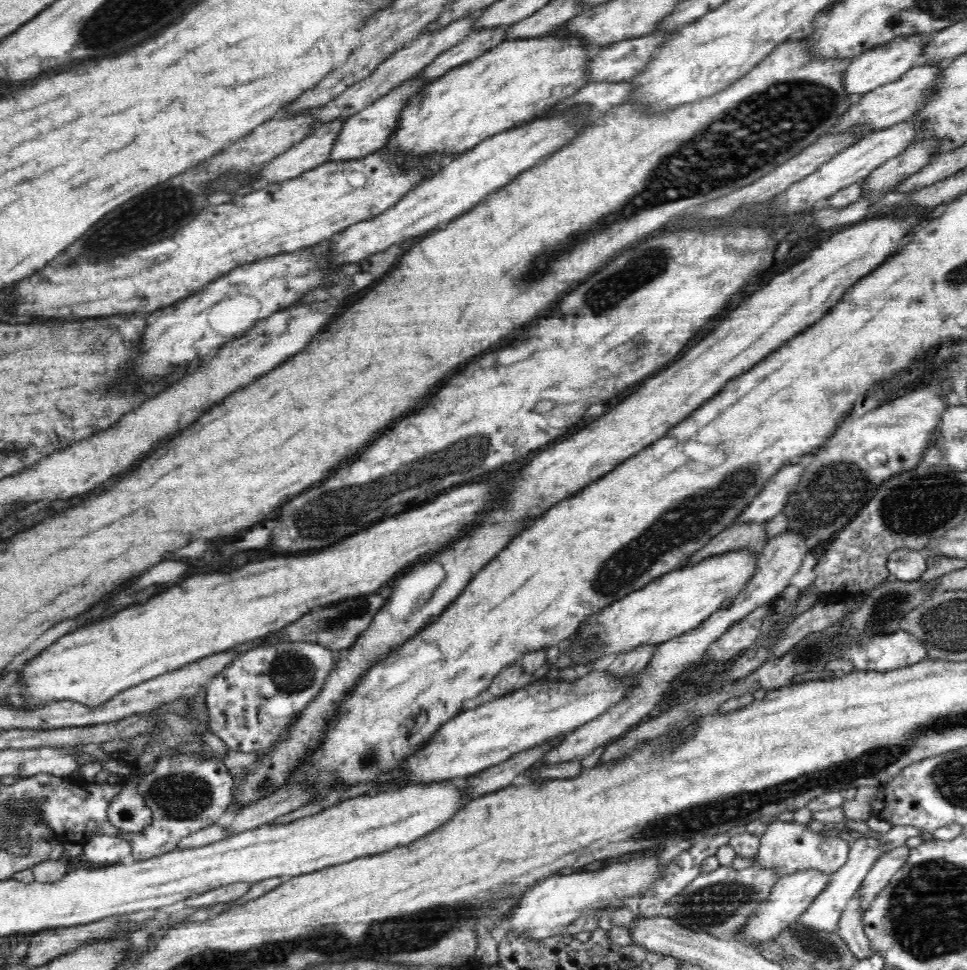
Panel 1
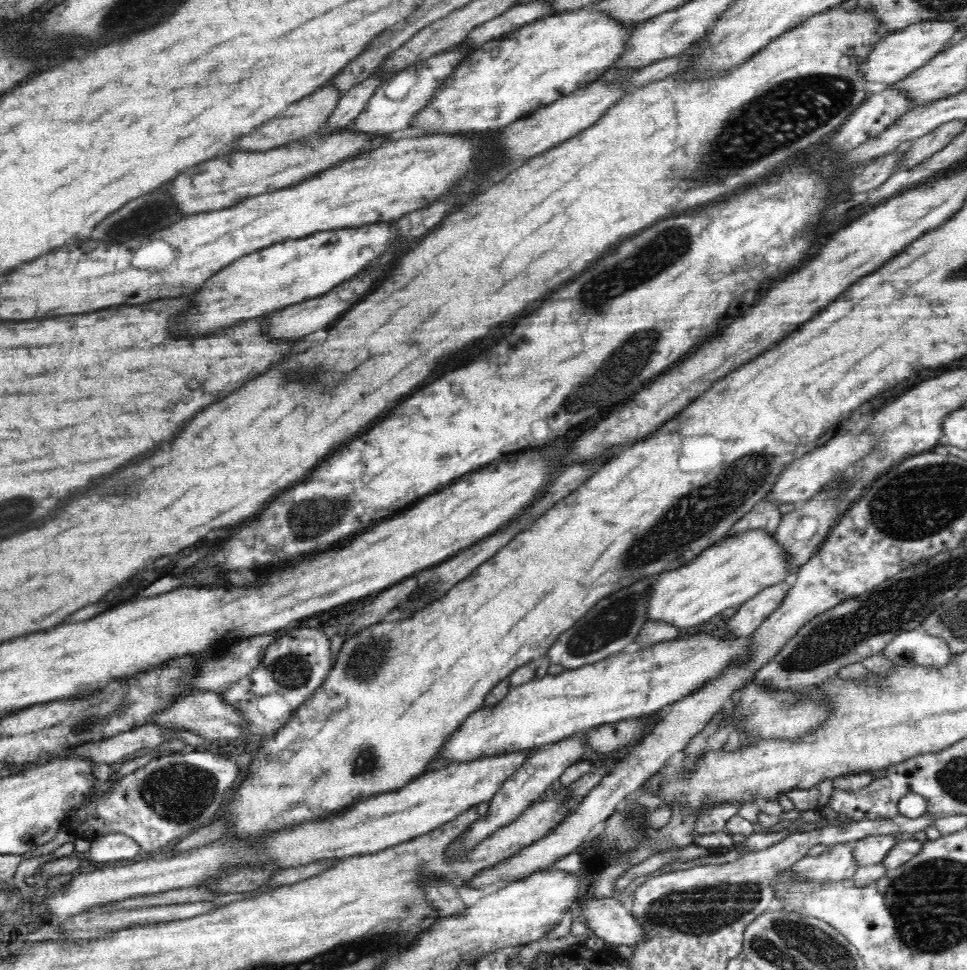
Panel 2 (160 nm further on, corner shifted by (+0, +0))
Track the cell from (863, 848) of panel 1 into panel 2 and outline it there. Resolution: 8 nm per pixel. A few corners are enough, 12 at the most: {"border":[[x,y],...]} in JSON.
{"border":[[894,833],[856,841],[859,868],[883,862],[897,843]]}

